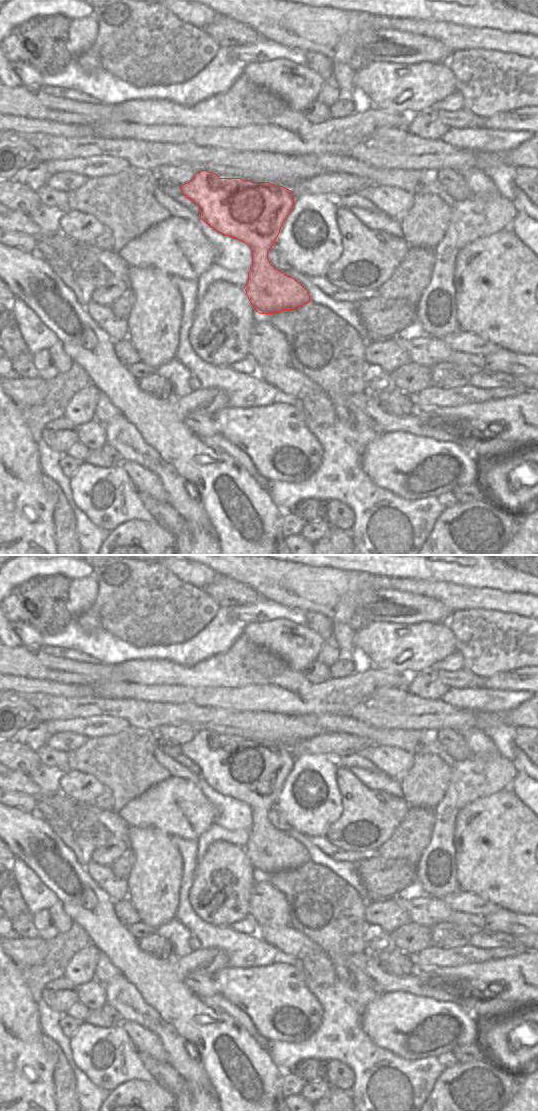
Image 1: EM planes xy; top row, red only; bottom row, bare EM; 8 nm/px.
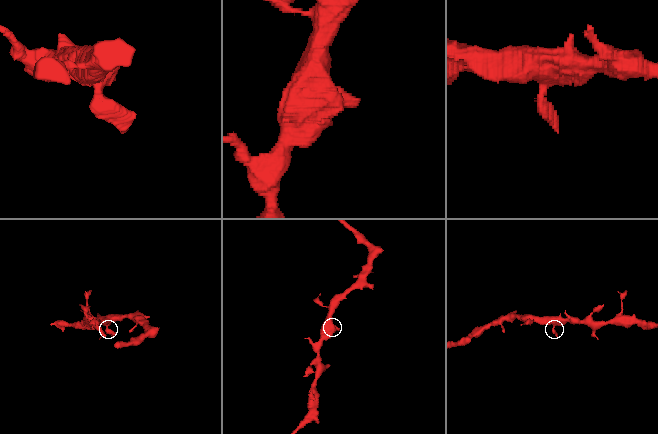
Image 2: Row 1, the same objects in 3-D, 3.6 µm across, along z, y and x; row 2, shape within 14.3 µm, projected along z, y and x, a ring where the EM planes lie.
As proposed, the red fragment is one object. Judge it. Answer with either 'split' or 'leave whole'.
leave whole

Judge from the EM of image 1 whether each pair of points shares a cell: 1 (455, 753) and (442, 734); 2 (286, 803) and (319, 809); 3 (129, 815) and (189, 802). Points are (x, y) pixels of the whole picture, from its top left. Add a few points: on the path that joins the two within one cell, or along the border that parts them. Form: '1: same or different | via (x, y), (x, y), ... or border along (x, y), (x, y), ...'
1: same | via (455, 748), (447, 739)
2: same | via (294, 803), (305, 811), (311, 811)
3: same | via (144, 812), (151, 809), (174, 809)

